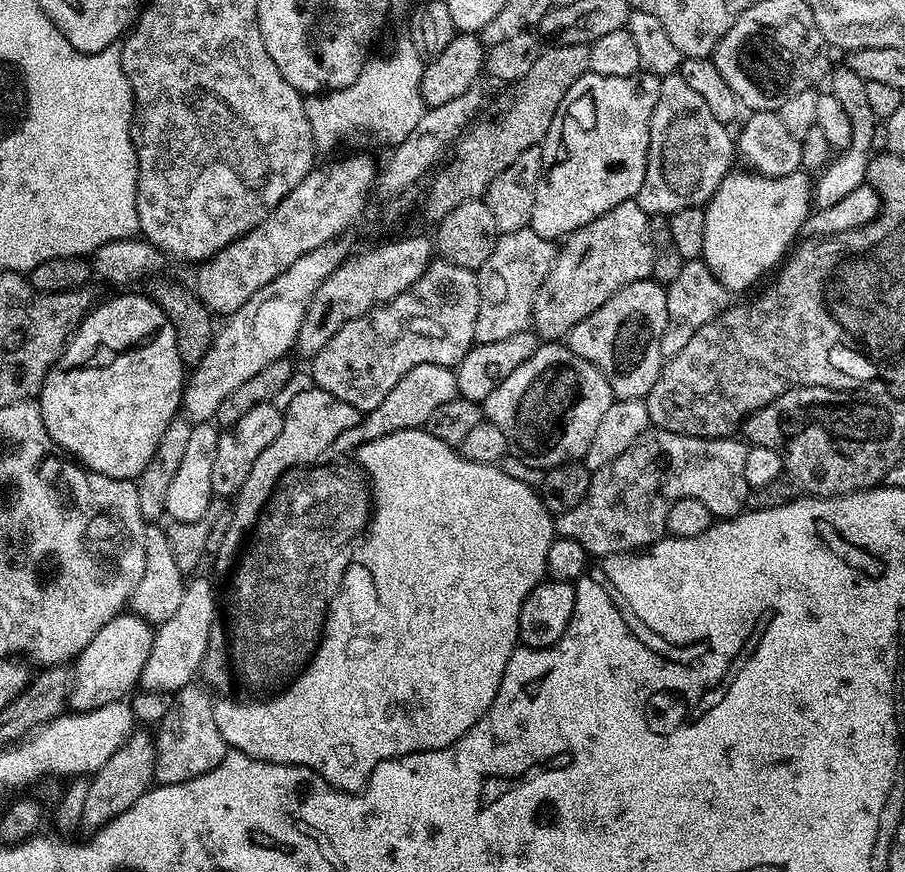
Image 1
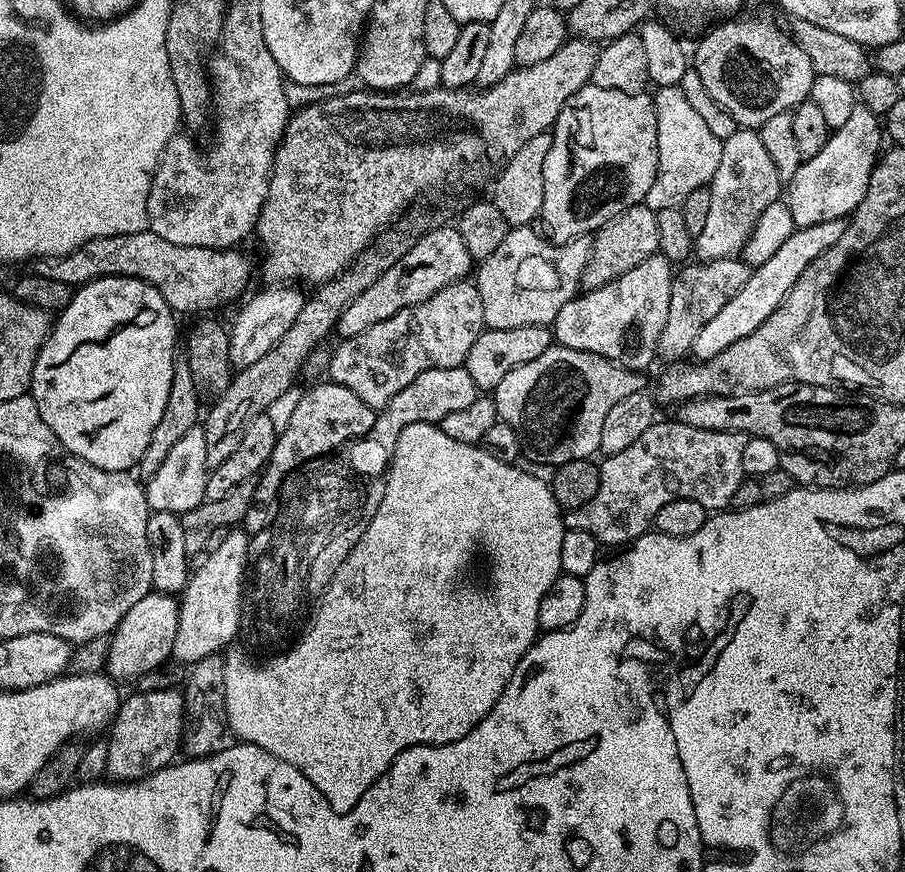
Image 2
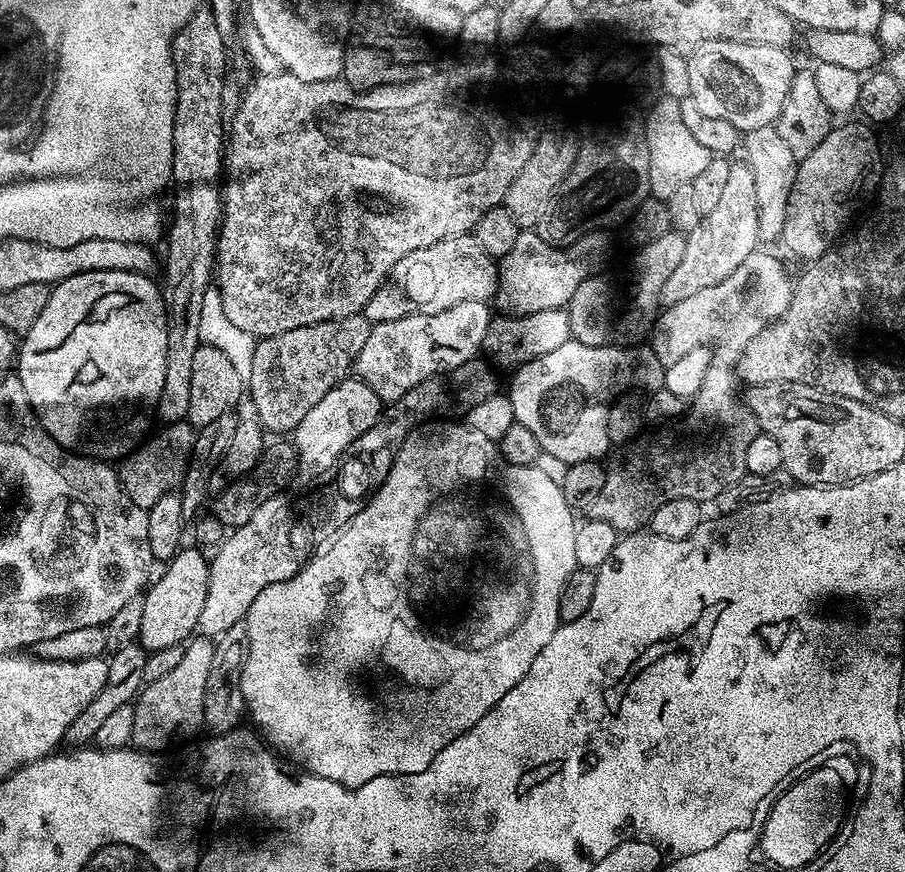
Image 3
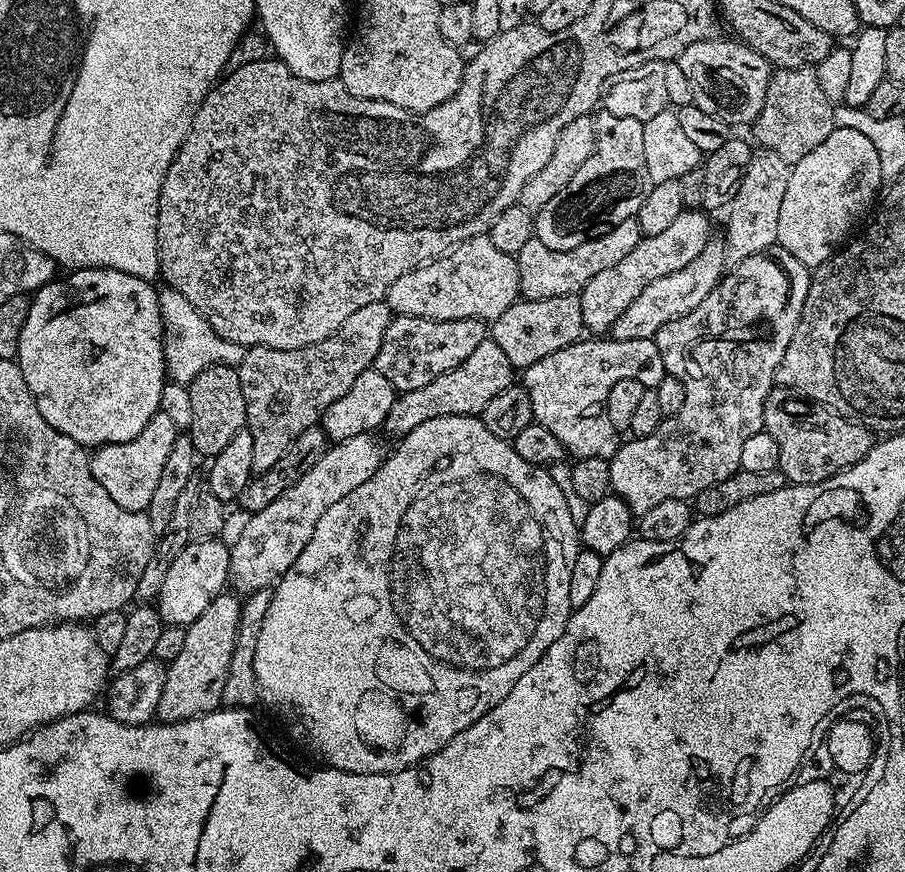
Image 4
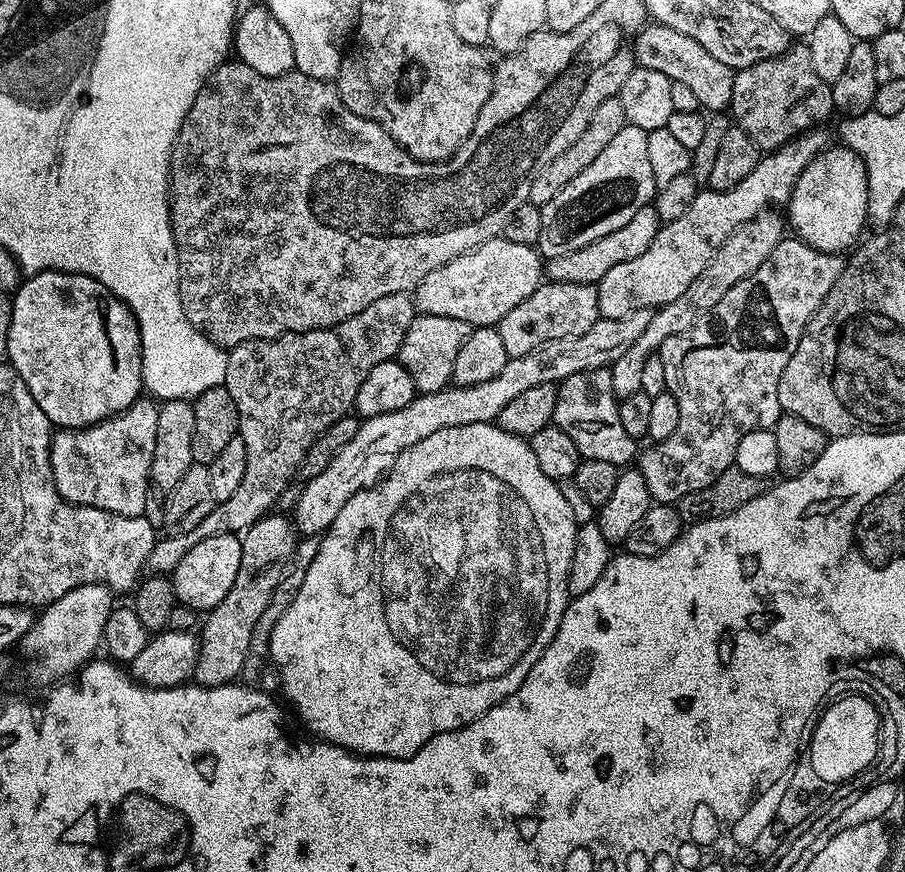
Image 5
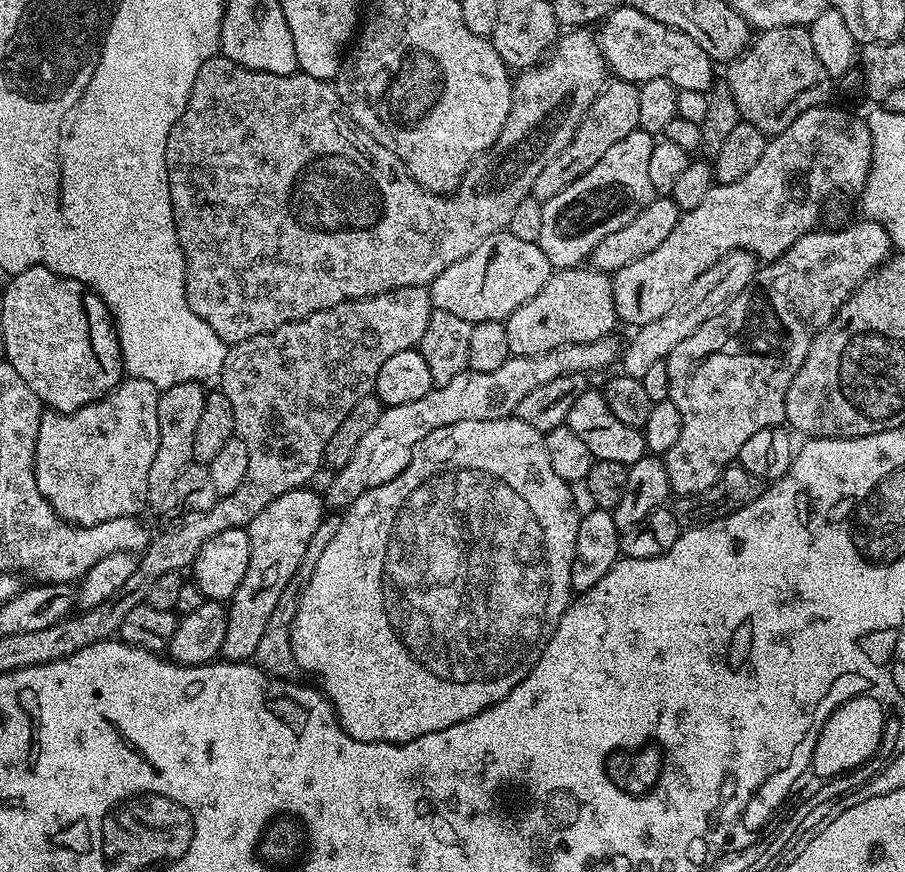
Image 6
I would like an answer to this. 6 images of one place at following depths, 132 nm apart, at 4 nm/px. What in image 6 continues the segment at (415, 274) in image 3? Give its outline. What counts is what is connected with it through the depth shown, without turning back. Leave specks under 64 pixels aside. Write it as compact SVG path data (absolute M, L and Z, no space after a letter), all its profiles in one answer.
M506 230L495 232L490 238L486 238L486 242L482 242L482 246L478 246L478 250L470 250L466 258L454 262L454 266L446 266L446 270L442 270L442 274L432 280L432 306L437 312L454 314L472 325L487 320L503 322L510 314L514 314L514 310L518 310L518 306L522 306L522 302L530 302L530 298L534 298L534 294L538 294L542 286L546 286L553 271L553 266L540 249L539 243L522 242L522 238L514 238L514 234Z

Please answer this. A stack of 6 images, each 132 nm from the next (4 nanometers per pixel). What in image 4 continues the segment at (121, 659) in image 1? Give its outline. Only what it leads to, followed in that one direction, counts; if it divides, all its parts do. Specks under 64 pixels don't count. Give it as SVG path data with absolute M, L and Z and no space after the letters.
M220 538L193 540L186 546L186 550L182 550L182 554L178 554L178 558L174 558L158 597L160 616L164 619L165 625L193 624L198 614L202 614L202 610L206 610L206 606L210 606L210 602L225 591L229 583L230 548L222 541Z

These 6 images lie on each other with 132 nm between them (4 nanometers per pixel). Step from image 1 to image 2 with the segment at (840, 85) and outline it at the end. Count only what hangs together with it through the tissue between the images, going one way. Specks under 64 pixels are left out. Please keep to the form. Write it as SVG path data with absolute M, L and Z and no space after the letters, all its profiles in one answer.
M856 103L846 124L835 129L829 135L826 146L818 154L801 161L798 170L795 171L794 178L787 183L786 203L797 227L805 228L821 222L845 219L856 211L857 206L861 204L861 200L865 196L870 174L879 159L882 150L882 147L880 148L881 140L882 142L884 140L881 119L872 111L867 110L864 104Z

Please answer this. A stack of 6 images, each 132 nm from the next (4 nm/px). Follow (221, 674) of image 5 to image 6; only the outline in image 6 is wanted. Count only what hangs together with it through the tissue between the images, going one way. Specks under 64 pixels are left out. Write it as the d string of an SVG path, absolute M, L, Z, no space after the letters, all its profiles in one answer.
M305 486L274 498L274 502L248 524L250 566L246 566L246 578L242 578L238 590L234 590L232 599L226 604L226 638L219 653L223 659L248 662L255 657L258 642L266 631L266 622L270 622L270 614L274 614L274 606L278 606L286 582L294 578L294 570L298 570L298 562L302 562L302 554L306 554L306 546L310 546L310 537L325 515L326 504L321 493Z

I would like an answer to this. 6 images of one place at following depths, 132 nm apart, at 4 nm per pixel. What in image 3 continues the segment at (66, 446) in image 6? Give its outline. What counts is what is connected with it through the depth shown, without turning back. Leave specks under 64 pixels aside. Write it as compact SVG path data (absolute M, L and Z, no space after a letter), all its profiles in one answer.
M189 422L172 432L157 435L137 456L126 465L126 481L134 502L146 509L153 508L158 502L179 497L190 482L190 470L198 458L200 428Z

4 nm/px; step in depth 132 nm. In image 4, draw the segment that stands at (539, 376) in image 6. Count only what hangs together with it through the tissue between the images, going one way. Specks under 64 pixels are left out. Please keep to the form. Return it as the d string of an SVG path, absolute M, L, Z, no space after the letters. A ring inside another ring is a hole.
M710 238L692 262L681 270L666 274L655 282L650 282L642 293L634 298L634 302L623 311L621 317L614 322L611 337L620 341L636 341L653 339L656 332L676 317L682 317L697 309L706 298L715 291L726 270L727 251L724 242L718 238ZM358 434L358 438L346 438L333 443L327 452L314 462L314 470L306 470L294 486L290 486L281 496L274 498L266 510L258 510L247 517L244 529L230 544L230 566L228 578L237 593L247 594L254 590L272 588L280 577L294 566L298 554L306 550L318 518L334 506L334 502L346 498L350 490L358 490L366 478L370 478L386 459L386 448L376 441L372 434Z

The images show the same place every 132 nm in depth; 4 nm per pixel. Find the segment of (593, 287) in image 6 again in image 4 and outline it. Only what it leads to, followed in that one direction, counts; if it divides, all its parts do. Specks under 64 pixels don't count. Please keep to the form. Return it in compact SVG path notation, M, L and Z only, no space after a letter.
M576 294L541 300L521 298L510 306L510 310L506 310L506 314L490 324L490 338L498 342L498 347L506 353L506 358L510 358L516 370L529 368L534 362L546 358L546 354L554 354L554 350L576 343L585 332L580 297Z

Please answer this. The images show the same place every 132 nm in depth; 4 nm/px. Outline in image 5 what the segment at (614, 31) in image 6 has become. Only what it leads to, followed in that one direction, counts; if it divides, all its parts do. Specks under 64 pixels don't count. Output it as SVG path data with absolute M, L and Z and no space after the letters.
M649 23L636 38L636 62L641 68L662 70L671 80L683 82L698 97L701 109L720 114L732 103L736 72L714 58L686 34L678 34L665 24Z

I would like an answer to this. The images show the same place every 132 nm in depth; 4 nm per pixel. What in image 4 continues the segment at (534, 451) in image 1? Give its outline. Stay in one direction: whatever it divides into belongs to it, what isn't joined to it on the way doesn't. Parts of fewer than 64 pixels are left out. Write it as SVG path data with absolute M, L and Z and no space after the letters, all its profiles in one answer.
M581 338L562 350L554 350L554 354L546 354L546 358L523 369L522 387L530 398L533 421L552 431L558 437L558 442L562 442L569 457L597 456L609 461L618 447L617 430L610 426L610 418L606 418L604 413L606 398L610 398L610 389L617 382L637 380L642 382L645 390L654 390L665 374L662 358L656 354L655 339L620 341L613 338Z

